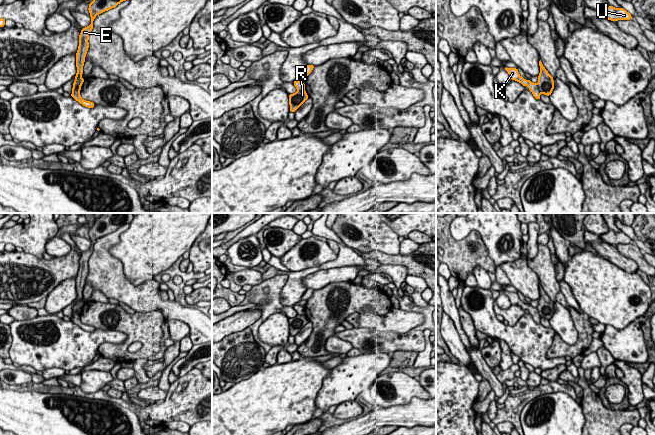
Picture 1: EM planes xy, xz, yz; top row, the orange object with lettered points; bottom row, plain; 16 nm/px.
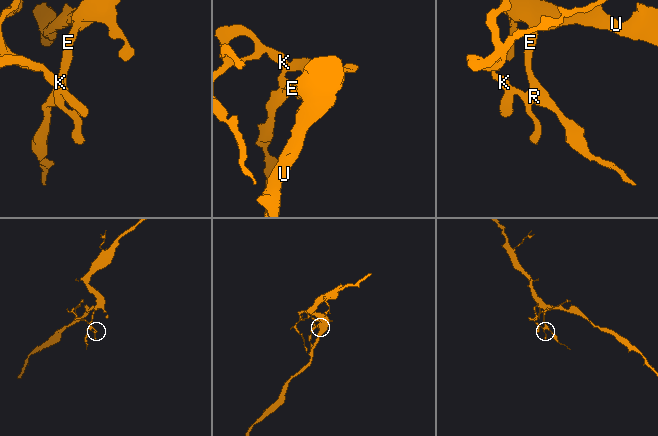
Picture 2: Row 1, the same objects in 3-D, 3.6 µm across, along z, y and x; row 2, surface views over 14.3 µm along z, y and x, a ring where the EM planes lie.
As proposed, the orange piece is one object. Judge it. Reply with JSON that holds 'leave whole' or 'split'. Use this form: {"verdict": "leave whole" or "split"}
{"verdict": "split"}

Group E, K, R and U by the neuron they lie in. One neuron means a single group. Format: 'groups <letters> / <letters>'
groups E R U / K

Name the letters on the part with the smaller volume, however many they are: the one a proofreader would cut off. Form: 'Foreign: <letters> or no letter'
Foreign: K

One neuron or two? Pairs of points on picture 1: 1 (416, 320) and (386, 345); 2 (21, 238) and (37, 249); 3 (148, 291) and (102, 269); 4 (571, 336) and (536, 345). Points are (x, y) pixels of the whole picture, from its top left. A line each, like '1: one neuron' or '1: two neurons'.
1: two neurons
2: one neuron
3: one neuron
4: two neurons

